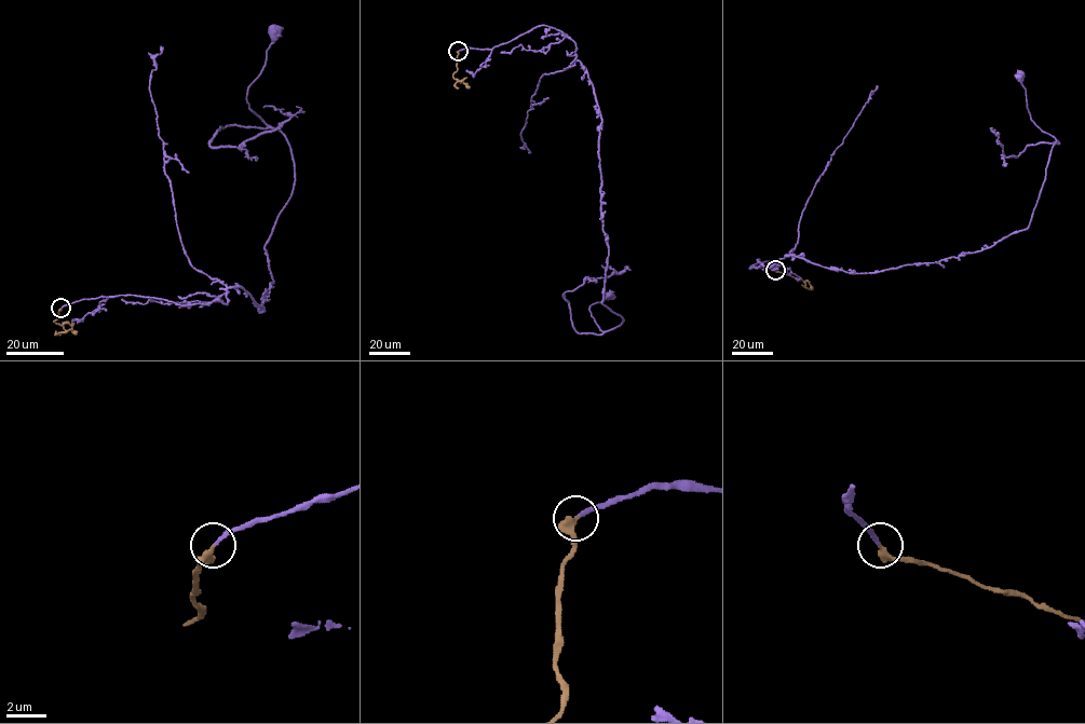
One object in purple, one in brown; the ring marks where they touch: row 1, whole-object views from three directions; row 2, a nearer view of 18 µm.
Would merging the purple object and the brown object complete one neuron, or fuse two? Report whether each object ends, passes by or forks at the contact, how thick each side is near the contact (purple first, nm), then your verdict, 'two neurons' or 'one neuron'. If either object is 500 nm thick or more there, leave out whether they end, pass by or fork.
purple ends there; brown ends there; 190 nm thick on the purple side, 360 nm on the other; one neuron

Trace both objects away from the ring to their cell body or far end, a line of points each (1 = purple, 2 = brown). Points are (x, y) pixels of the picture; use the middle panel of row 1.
1: (458, 51), (541, 25), (575, 43), (601, 120), (602, 303), (623, 320), (602, 331), (590, 306), (608, 296)
2: (458, 51), (453, 77), (461, 80), (455, 85), (458, 87)

